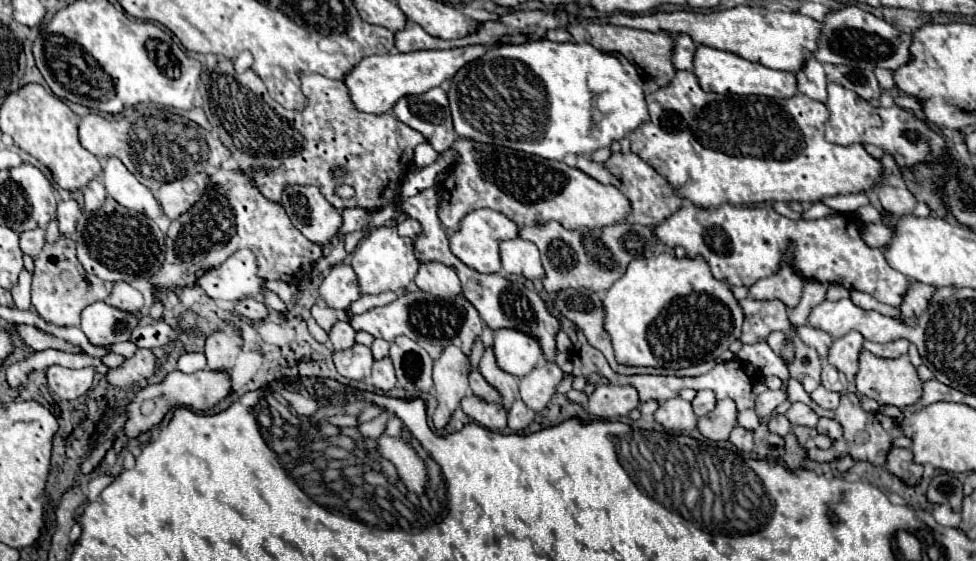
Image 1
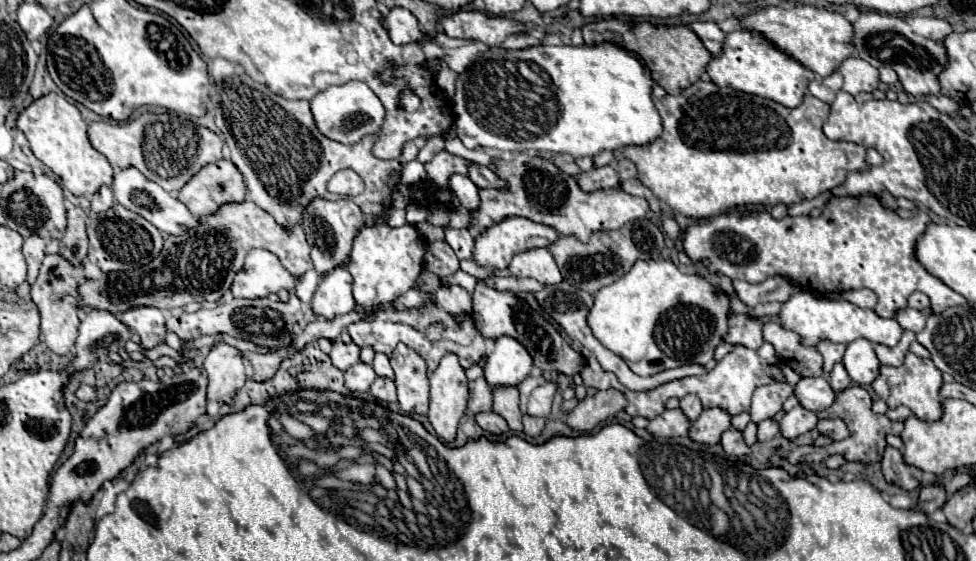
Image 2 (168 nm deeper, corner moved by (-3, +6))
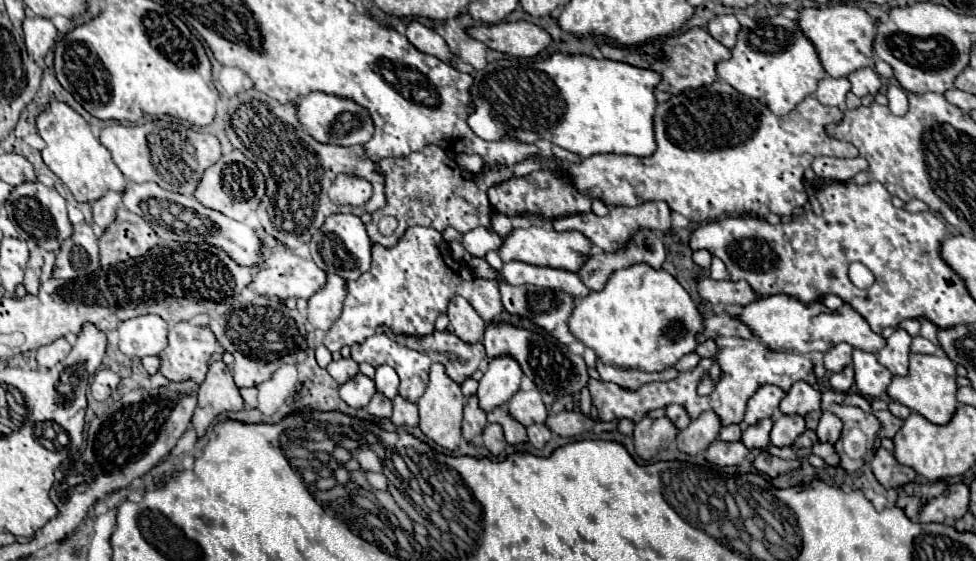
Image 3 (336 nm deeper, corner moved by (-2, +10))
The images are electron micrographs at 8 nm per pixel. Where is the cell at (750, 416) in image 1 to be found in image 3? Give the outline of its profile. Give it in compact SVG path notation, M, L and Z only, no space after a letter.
M737 424L725 426L725 428L719 432L719 440L723 440L723 442L737 442L737 440L741 440L741 428L739 428Z

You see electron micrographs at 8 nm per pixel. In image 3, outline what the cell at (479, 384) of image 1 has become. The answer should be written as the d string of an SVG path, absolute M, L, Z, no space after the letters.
M471 396L465 404L465 416L463 416L463 438L467 442L473 442L481 432L483 428L487 426L487 418L485 418L485 412L479 408L477 404L477 398Z

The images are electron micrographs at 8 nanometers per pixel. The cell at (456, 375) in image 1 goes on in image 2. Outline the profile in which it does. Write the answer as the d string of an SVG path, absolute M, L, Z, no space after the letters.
M454 352L446 354L430 374L428 418L436 436L444 442L456 438L456 428L468 404L468 378Z

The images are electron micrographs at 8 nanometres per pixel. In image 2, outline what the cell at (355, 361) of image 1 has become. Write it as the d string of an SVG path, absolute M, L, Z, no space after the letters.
M358 360L356 364L352 364L346 372L344 372L344 382L352 392L368 392L370 384L374 382L376 372L370 364Z

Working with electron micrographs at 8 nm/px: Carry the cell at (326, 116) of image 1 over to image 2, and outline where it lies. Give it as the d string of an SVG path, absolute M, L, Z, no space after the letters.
M234 74L228 76L222 82L216 82L210 90L210 100L212 100L212 112L214 112L214 122L222 130L226 144L230 148L230 160L232 164L242 172L244 184L246 184L246 196L256 202L260 208L270 212L278 224L282 226L292 226L298 224L302 218L302 208L314 198L326 198L326 200L336 200L338 196L330 194L326 184L328 180L342 168L354 170L362 180L364 180L364 192L360 196L350 198L362 212L364 216L370 214L380 214L390 208L390 194L400 182L400 172L402 168L416 158L418 150L426 144L426 136L418 136L418 140L410 140L404 144L402 154L398 160L378 160L372 154L372 144L378 140L378 134L368 134L364 136L358 144L342 144L334 142L322 132L318 132L318 126L314 124L312 112L310 112L310 102L308 100L286 100L282 96L276 96L270 92L264 84L258 84L256 80L250 80L248 74Z

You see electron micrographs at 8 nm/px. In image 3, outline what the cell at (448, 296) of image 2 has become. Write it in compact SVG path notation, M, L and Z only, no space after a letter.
M455 296L449 304L447 316L449 316L449 322L451 322L453 334L457 334L463 342L467 342L467 344L483 342L485 322L481 320L481 316L477 316L473 306L465 298Z

